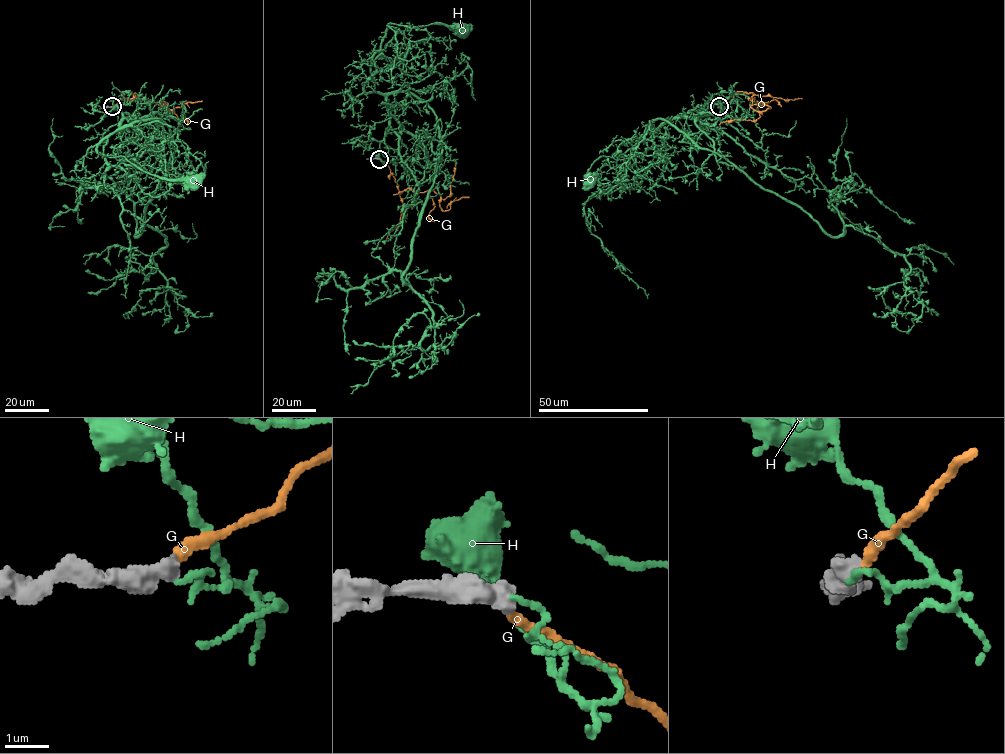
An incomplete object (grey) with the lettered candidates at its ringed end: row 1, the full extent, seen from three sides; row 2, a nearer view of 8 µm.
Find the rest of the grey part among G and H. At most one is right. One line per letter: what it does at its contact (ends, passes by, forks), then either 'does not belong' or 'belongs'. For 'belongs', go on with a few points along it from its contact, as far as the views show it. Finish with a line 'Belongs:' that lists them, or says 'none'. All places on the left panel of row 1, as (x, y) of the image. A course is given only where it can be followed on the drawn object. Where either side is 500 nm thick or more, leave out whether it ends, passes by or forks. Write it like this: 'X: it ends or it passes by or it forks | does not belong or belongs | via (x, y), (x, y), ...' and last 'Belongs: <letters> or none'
G: it ends | belongs | via (113, 106), (126, 92), (131, 93), (173, 110), (178, 118), (187, 119), (187, 125)
H: does not belong
Belongs: G

